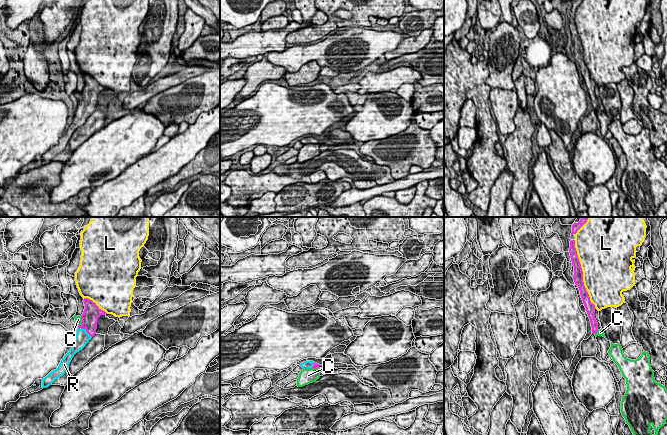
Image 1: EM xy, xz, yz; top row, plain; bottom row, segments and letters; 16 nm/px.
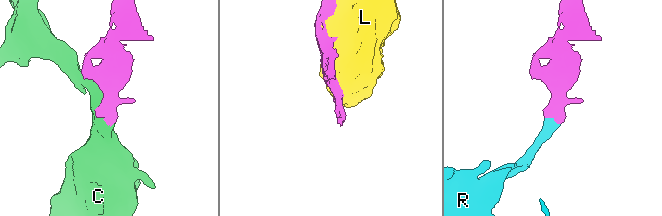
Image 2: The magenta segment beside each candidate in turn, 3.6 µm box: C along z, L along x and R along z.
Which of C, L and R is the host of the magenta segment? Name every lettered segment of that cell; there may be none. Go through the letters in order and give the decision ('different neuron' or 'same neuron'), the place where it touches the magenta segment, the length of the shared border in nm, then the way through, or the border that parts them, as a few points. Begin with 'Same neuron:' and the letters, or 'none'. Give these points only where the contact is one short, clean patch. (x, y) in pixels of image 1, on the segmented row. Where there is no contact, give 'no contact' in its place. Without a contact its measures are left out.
Same neuron: R
C: different neuron; contact xy (82, 321); length 170 nm; border xy (80, 316), (81, 323), (78, 325)
L: different neuron; contact yz (582, 274); length 1150 nm
R: same neuron; contact xy (86, 330); length 280 nm; way xy (90, 316), (89, 326), (86, 330), (82, 337)

